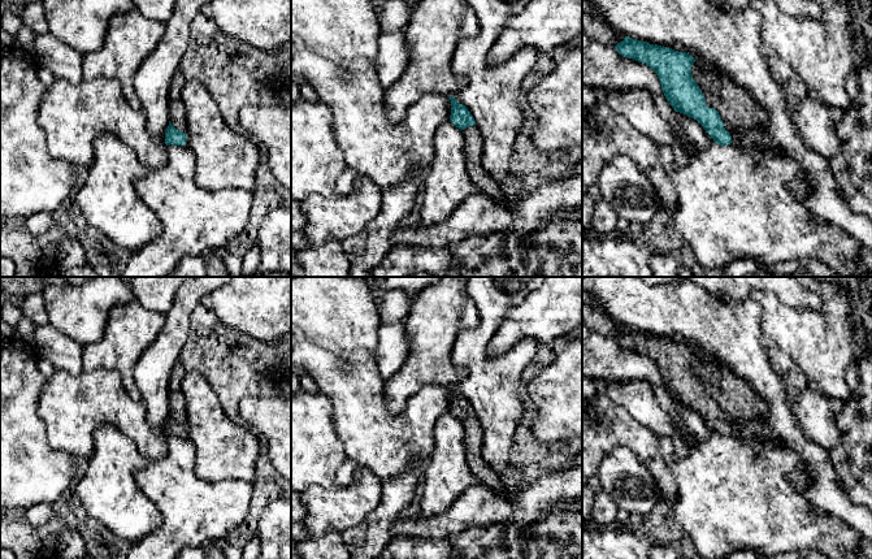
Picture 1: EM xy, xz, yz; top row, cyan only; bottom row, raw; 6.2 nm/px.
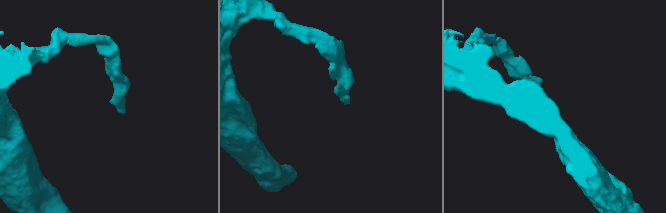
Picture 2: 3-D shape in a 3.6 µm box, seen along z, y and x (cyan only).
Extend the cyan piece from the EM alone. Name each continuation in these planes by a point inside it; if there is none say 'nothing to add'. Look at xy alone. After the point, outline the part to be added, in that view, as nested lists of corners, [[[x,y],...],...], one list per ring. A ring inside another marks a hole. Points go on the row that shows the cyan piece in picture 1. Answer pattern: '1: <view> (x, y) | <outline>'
1: xy (177, 116) | [[[179,69],[172,79],[169,88],[169,121],[177,129],[187,135],[187,121],[185,113],[185,104],[182,100],[182,90],[187,79]]]

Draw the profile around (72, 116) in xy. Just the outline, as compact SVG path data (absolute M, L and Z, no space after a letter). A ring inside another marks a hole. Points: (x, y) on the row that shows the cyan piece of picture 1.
M56 78L38 107L36 122L44 131L47 152L75 166L90 169L94 162L94 140L103 133L112 133L120 138L149 170L156 170L166 162L166 144L157 143L149 135L146 116L129 105L116 79L83 79L73 84L66 79Z

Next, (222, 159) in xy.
M187 81L181 96L196 185L211 191L253 190L263 148L227 126L217 101L198 81Z

